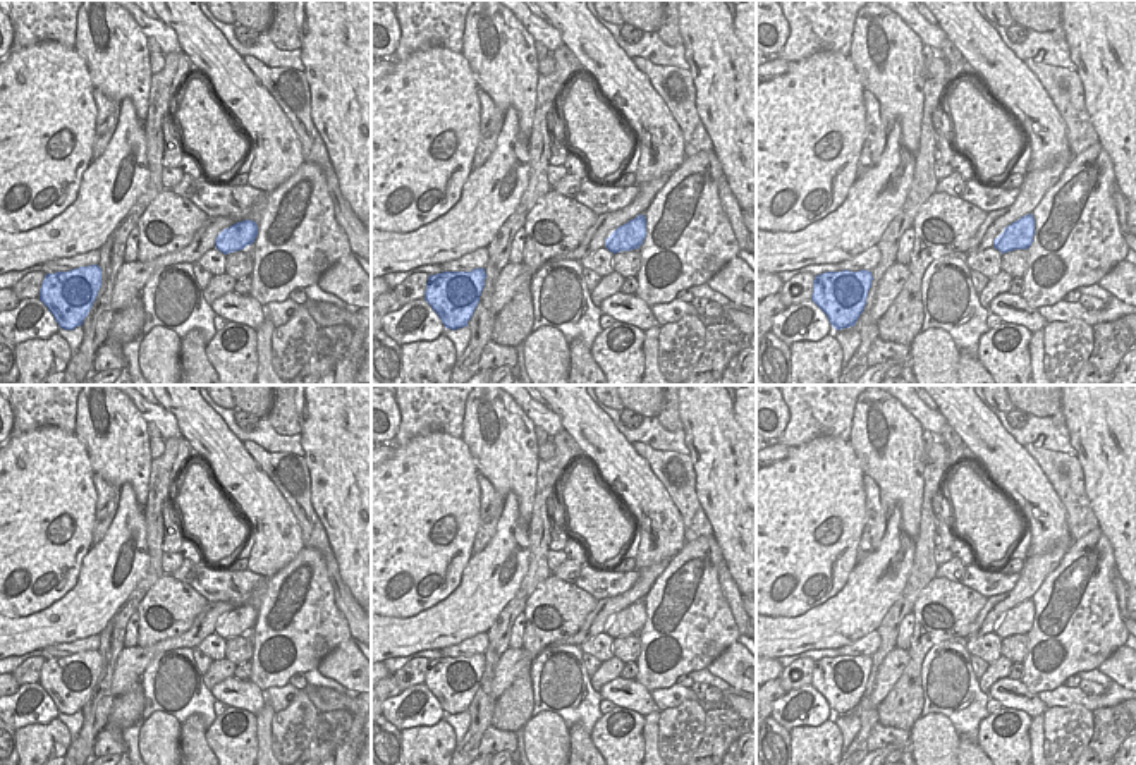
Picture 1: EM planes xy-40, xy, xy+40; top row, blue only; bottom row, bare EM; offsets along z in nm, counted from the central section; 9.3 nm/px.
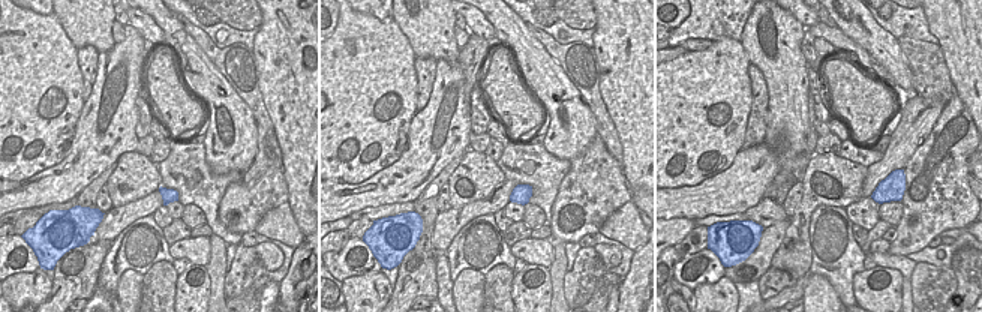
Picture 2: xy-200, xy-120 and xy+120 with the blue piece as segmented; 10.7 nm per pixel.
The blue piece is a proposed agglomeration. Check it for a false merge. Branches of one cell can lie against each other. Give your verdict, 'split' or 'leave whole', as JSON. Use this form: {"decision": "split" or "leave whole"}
{"decision": "leave whole"}

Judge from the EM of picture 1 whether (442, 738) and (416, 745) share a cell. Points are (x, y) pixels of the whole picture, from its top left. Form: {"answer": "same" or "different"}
{"answer": "same"}

